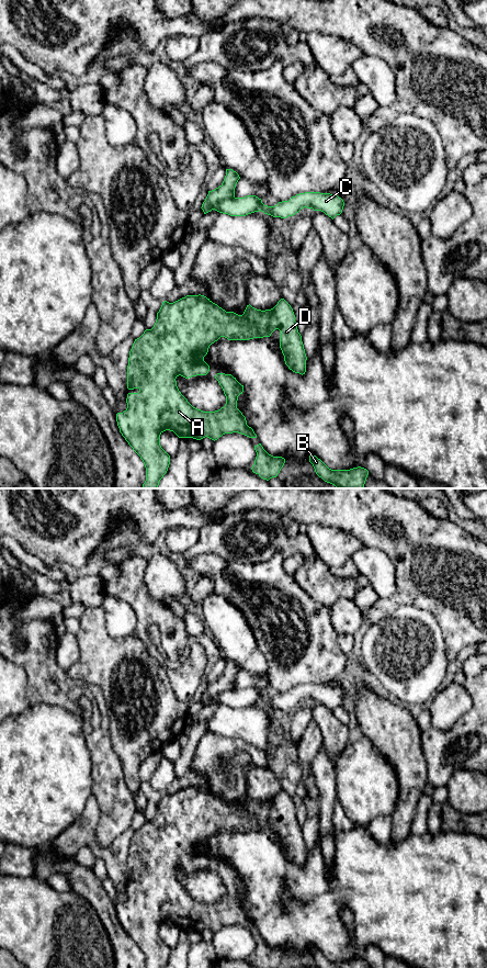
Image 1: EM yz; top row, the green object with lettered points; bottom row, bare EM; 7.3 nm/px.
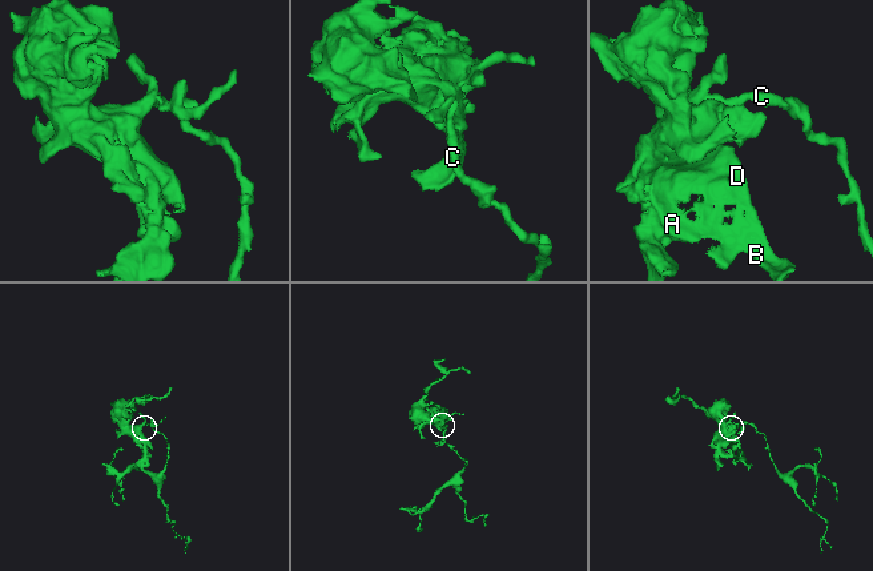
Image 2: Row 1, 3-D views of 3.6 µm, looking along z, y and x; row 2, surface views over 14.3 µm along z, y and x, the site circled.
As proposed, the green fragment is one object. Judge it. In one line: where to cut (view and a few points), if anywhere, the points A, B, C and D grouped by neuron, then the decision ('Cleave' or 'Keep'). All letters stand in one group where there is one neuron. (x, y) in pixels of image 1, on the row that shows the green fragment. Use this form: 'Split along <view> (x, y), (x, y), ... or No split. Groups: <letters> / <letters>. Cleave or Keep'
Split along yz (235, 198), (222, 200), (217, 204), (217, 210). Groups: A B D / C. Cleave

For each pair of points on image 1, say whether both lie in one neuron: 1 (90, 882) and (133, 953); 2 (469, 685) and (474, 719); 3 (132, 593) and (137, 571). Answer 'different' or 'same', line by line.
1: same
2: same
3: same

